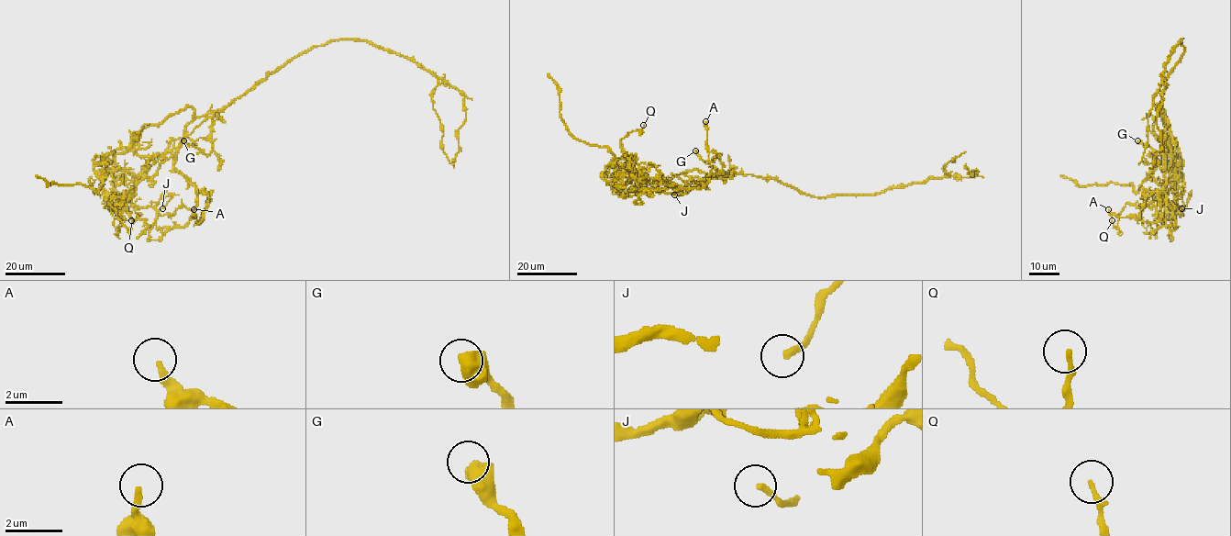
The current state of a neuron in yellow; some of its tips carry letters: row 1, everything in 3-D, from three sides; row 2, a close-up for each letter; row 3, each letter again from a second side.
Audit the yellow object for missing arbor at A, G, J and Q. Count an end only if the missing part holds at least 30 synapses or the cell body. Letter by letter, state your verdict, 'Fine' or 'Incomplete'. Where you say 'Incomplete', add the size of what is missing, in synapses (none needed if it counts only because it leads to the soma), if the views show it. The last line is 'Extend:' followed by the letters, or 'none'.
A: Fine
G: Fine
J: Fine
Q: Fine
Extend: none

